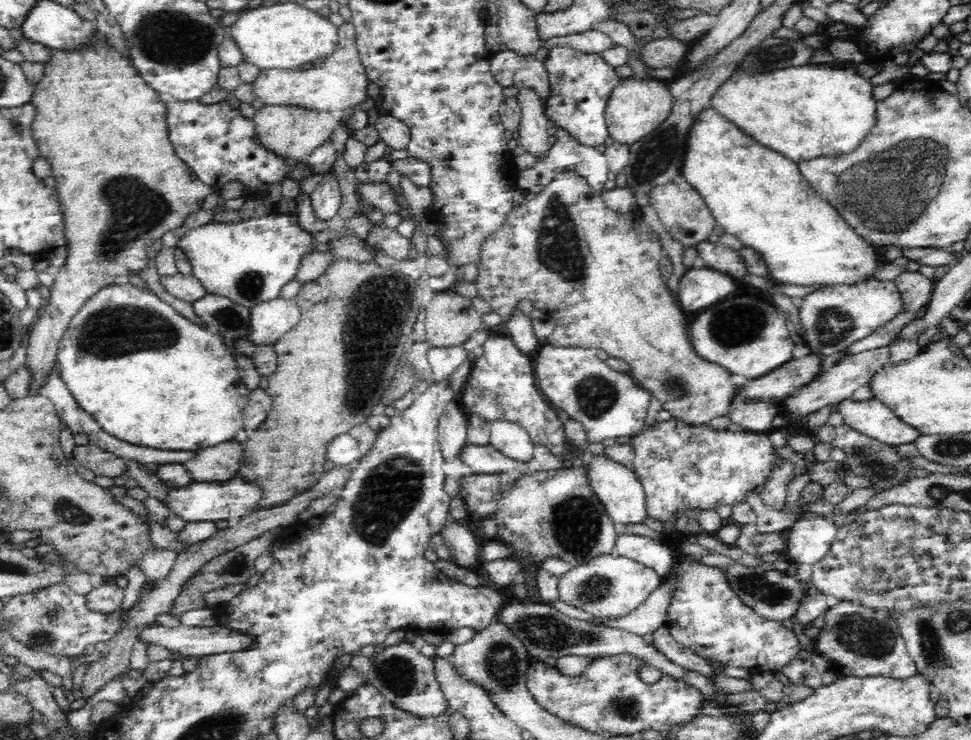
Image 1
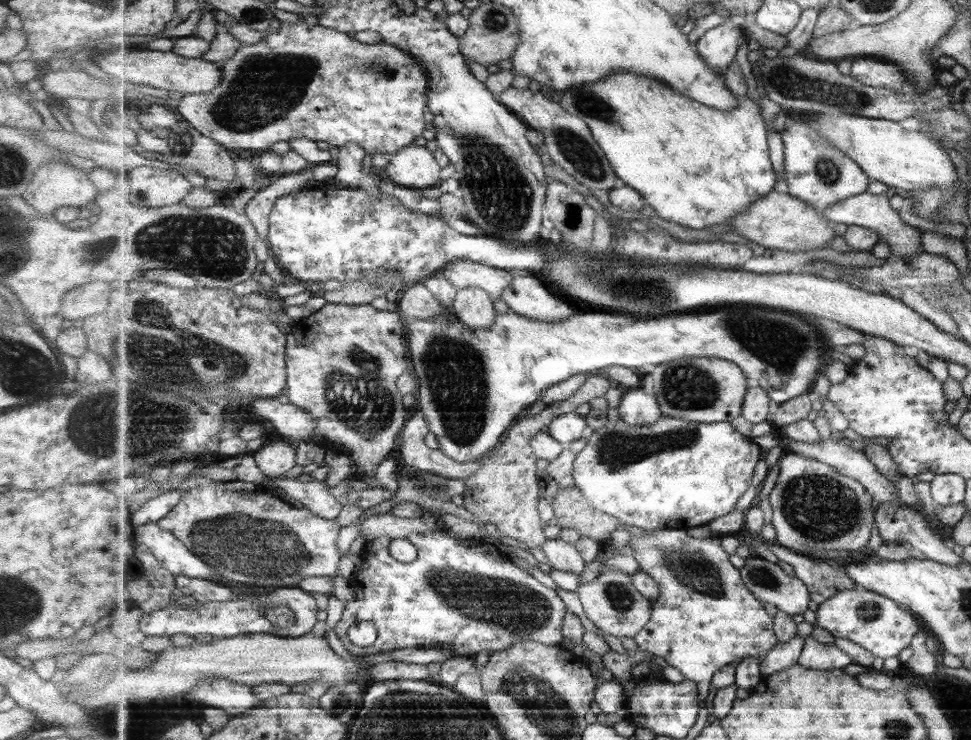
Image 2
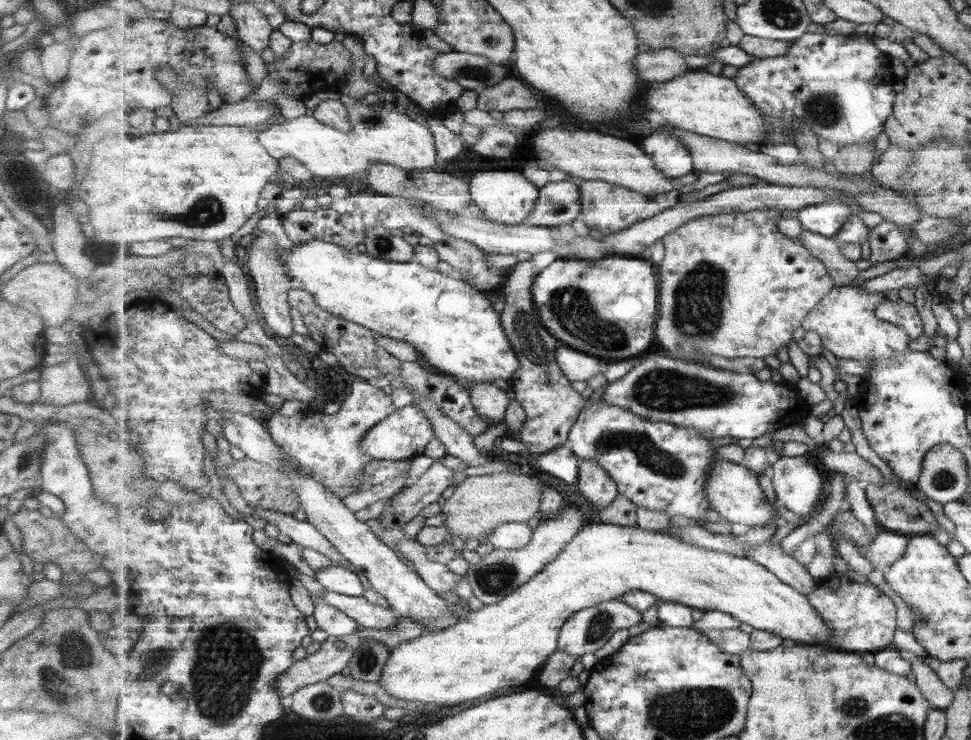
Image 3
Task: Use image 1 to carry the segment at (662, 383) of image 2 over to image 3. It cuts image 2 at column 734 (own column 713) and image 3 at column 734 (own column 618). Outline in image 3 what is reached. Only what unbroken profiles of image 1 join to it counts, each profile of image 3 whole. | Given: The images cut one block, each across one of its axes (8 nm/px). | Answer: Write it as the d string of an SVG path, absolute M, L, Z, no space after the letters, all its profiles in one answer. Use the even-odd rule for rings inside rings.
M763 209L752 210L751 212L739 212L731 215L709 215L700 216L690 220L676 228L673 233L669 233L662 238L665 248L664 259L659 264L659 316L656 321L656 342L663 348L662 354L668 357L684 360L693 360L695 362L704 362L705 359L696 359L694 354L697 352L714 354L727 358L745 358L745 356L754 356L765 358L773 356L779 352L781 346L793 341L793 333L802 326L807 315L835 288L836 284L826 263L815 256L803 243L793 241L785 234L781 234L777 229L777 220L781 218L779 210Z

